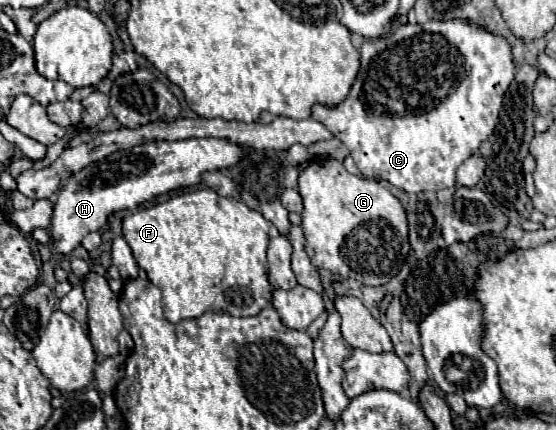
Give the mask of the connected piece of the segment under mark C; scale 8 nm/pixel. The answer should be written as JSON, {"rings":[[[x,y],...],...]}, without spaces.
{"rings":[[[460,19],[448,23],[428,21],[424,25],[406,23],[386,39],[364,41],[360,61],[362,67],[350,89],[350,97],[336,107],[314,105],[310,117],[320,121],[348,147],[364,177],[384,179],[406,193],[454,187],[456,169],[496,129],[504,93],[516,73],[508,41]]]}

